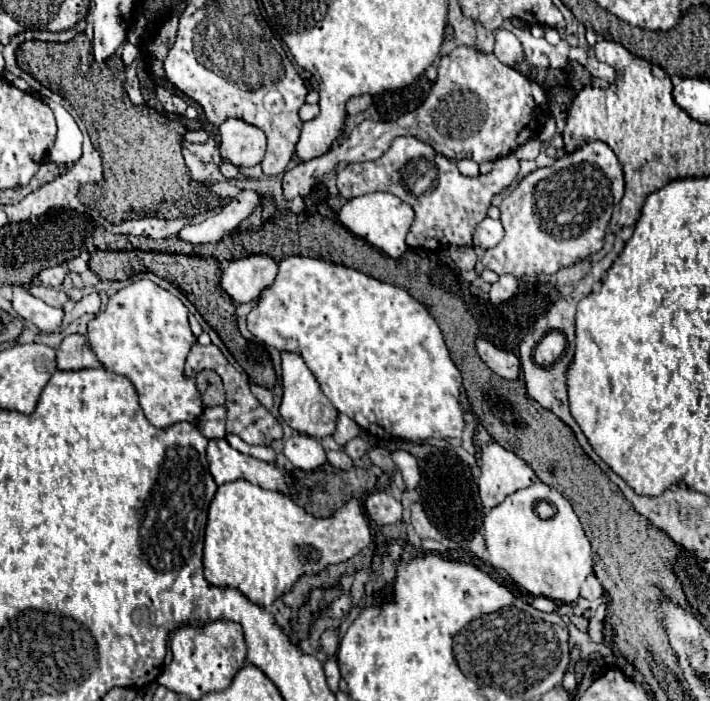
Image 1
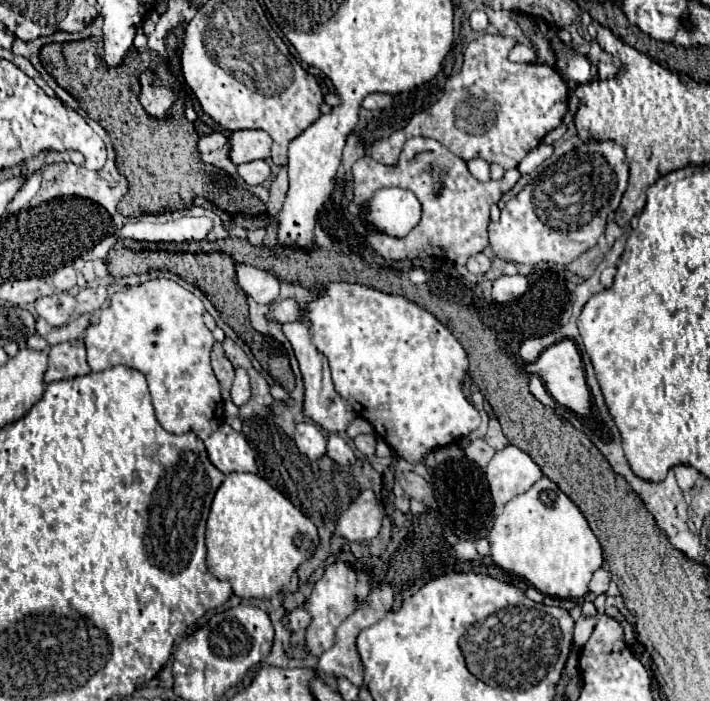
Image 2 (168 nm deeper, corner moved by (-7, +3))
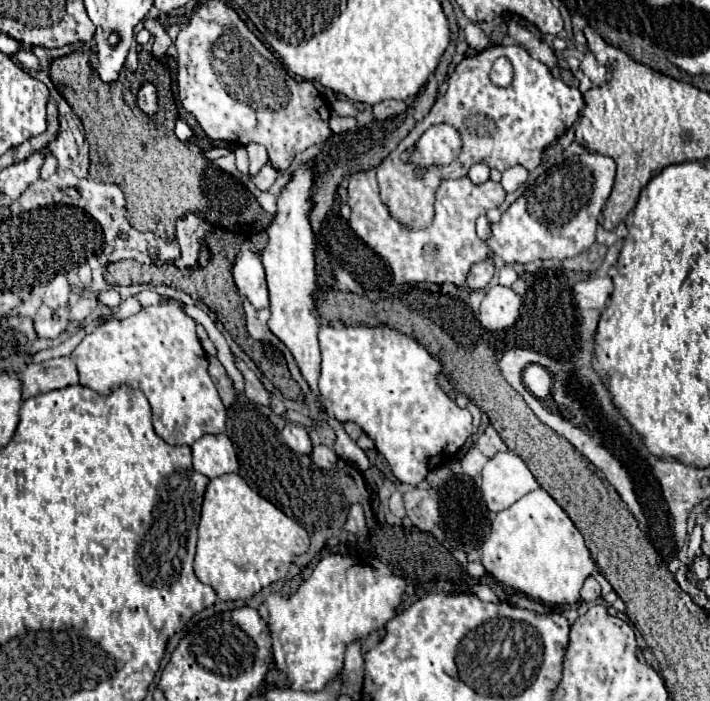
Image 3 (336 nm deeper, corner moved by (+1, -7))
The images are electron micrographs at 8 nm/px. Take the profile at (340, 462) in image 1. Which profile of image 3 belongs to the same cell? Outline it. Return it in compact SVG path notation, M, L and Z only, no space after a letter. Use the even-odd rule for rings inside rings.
M316 445L310 457L320 469L332 469L332 467L336 467L336 461L338 461L338 455L334 453L334 449L330 449L326 445Z

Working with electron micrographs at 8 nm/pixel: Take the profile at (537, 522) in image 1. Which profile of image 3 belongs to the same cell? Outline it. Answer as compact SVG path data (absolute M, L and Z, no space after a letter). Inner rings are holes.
M536 489L516 501L512 507L500 511L492 523L490 537L482 545L482 565L500 583L526 593L530 599L540 599L552 605L576 605L580 601L580 587L596 569L580 531L574 527L562 507L544 491Z

